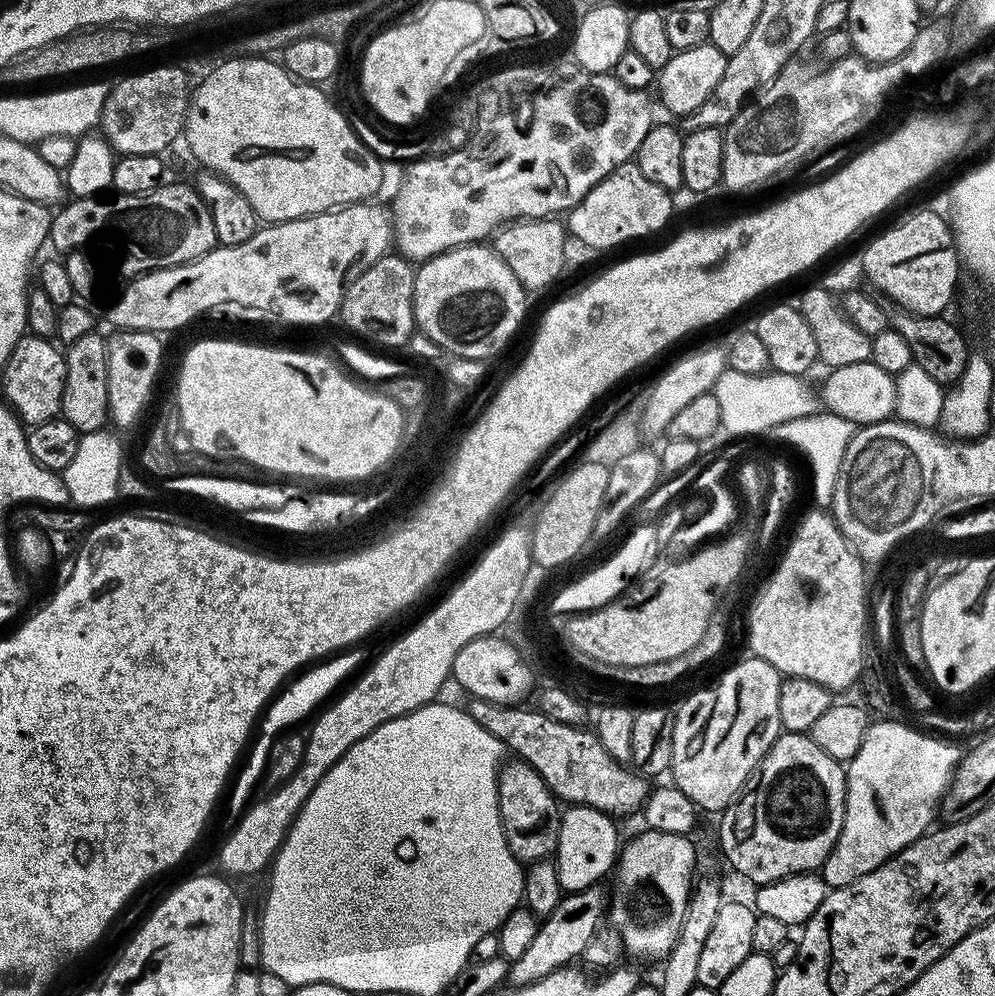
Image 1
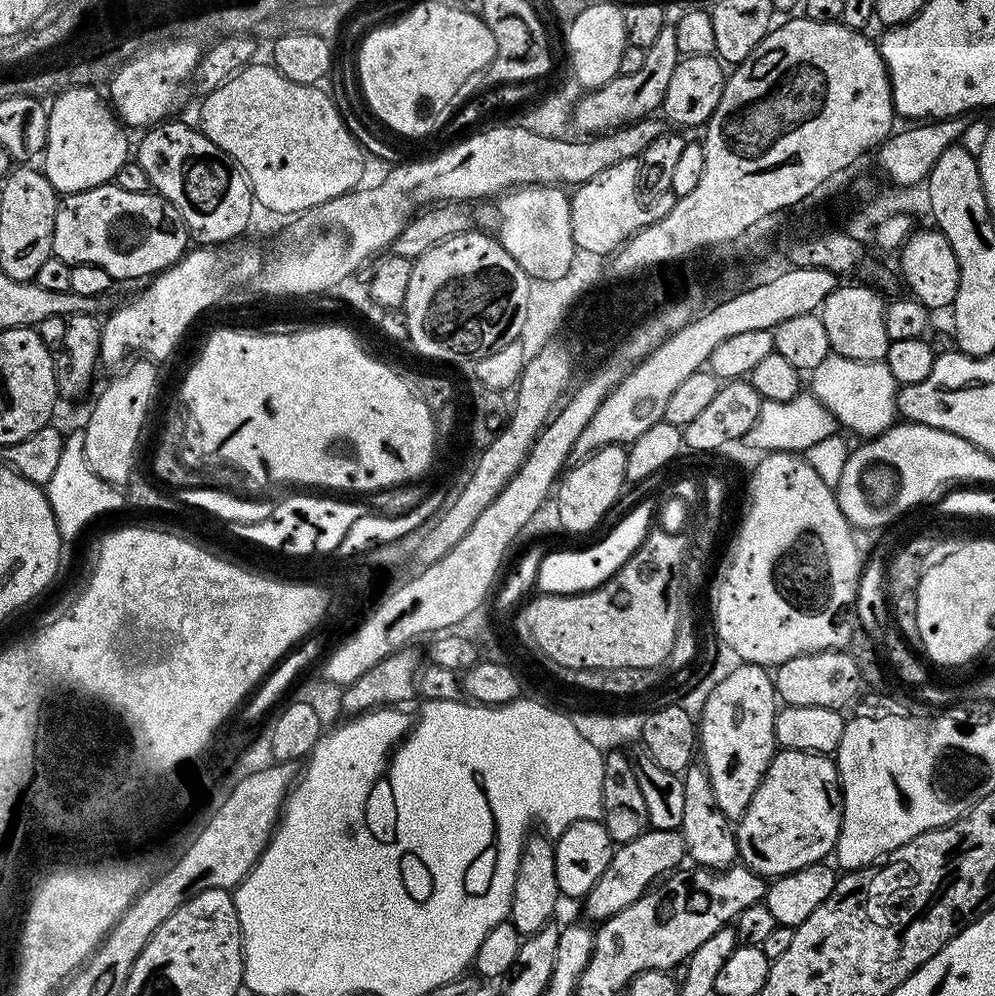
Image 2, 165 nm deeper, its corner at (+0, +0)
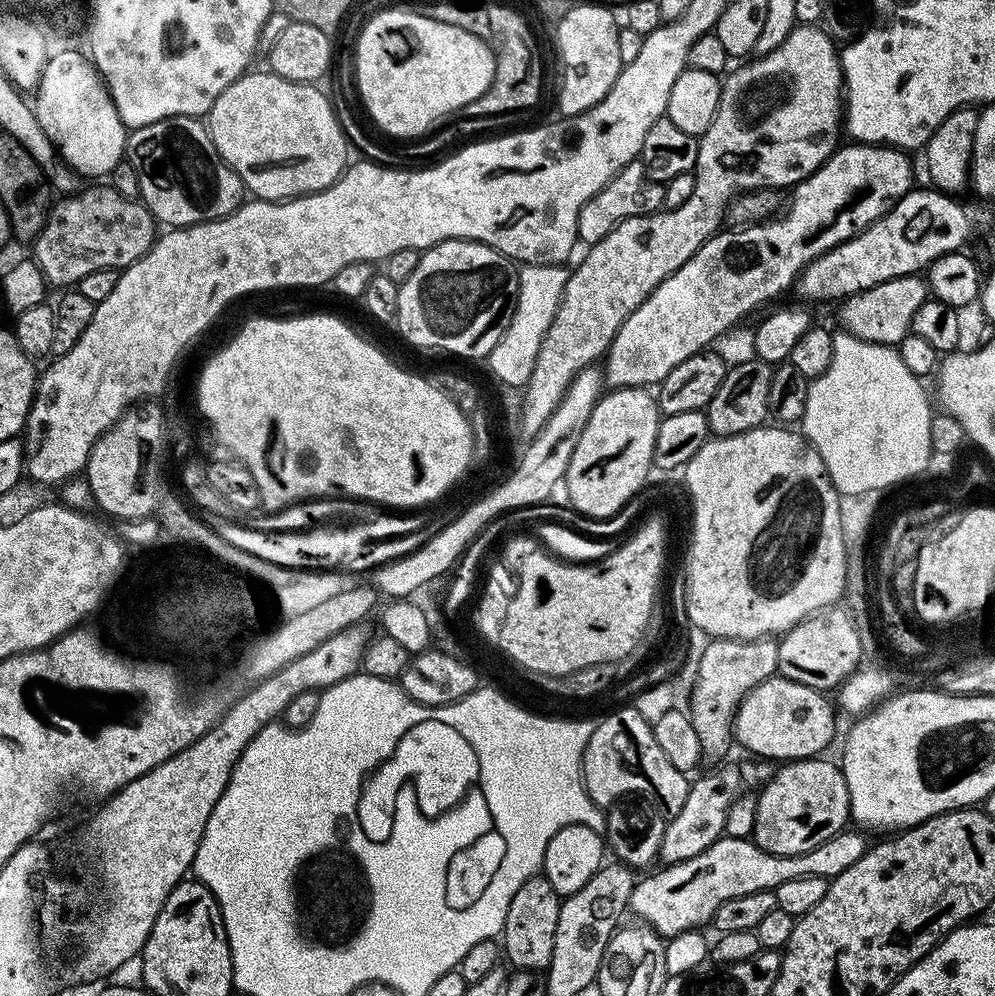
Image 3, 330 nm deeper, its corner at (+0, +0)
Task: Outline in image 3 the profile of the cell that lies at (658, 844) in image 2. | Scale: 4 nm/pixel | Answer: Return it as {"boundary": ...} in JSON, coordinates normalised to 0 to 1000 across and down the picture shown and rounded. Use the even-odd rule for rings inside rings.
{"boundary":[[[729,766],[727,769],[717,770],[720,772],[710,776],[705,783],[694,784],[685,813],[681,813],[681,817],[674,820],[667,828],[667,840],[662,858],[662,862],[667,867],[689,865],[689,861],[697,861],[697,857],[706,857],[706,853],[710,853],[719,843],[729,838],[728,830],[732,814],[736,806],[749,794],[748,783],[752,787],[764,789],[776,781],[778,771],[775,766],[756,766],[760,767],[754,768],[749,775],[740,767]]]}

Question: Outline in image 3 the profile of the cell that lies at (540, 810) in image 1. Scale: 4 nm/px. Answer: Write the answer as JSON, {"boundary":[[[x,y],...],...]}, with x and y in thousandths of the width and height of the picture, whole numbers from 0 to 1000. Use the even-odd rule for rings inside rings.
{"boundary":[[[546,878],[534,880],[525,890],[521,890],[521,898],[517,898],[513,914],[509,914],[505,937],[505,956],[509,964],[516,968],[516,973],[543,978],[553,970],[564,903]]]}

